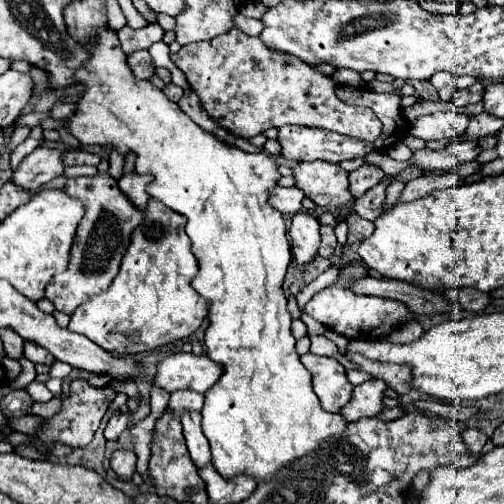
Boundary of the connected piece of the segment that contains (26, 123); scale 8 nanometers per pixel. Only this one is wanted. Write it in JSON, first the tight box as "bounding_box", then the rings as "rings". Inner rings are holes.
{"bounding_box":[14,111,50,127],"rings":[[[32,111],[32,113],[26,113],[26,115],[22,115],[16,123],[14,123],[14,127],[36,127],[40,125],[41,121],[50,117],[50,111],[45,113],[38,113],[38,111]]]}

